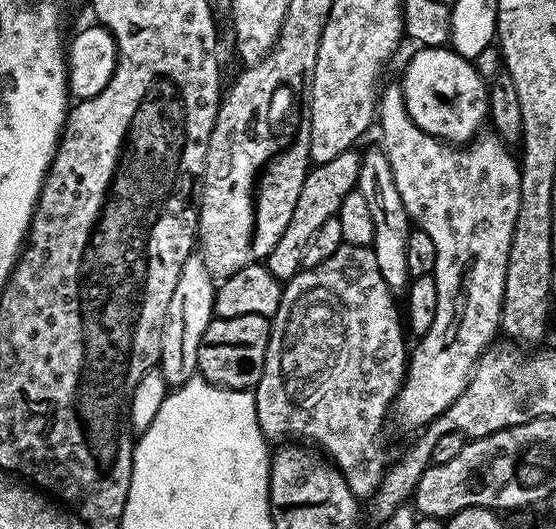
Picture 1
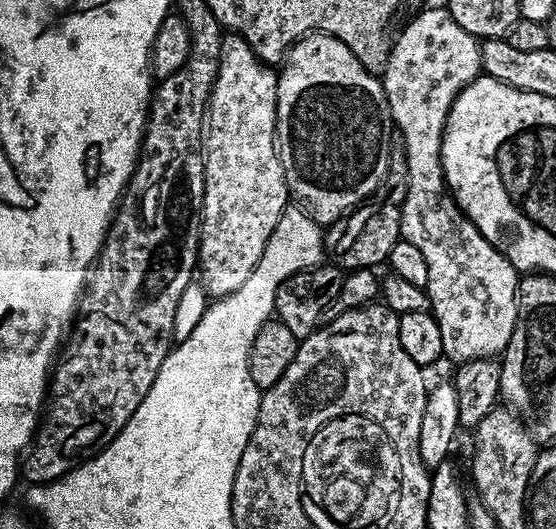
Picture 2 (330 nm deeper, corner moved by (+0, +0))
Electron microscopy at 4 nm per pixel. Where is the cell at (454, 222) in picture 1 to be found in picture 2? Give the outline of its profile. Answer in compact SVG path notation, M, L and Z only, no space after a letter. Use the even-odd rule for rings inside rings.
M447 7L424 8L395 37L390 62L386 66L382 83L388 105L392 111L392 123L398 129L408 155L408 193L402 206L400 234L418 250L430 266L427 293L431 313L442 330L444 356L459 366L471 360L487 360L503 353L516 329L518 297L521 277L512 265L470 222L464 211L456 204L448 183L444 180L444 167L440 151L444 145L444 127L452 104L464 87L481 75L481 41L471 36L448 13Z

